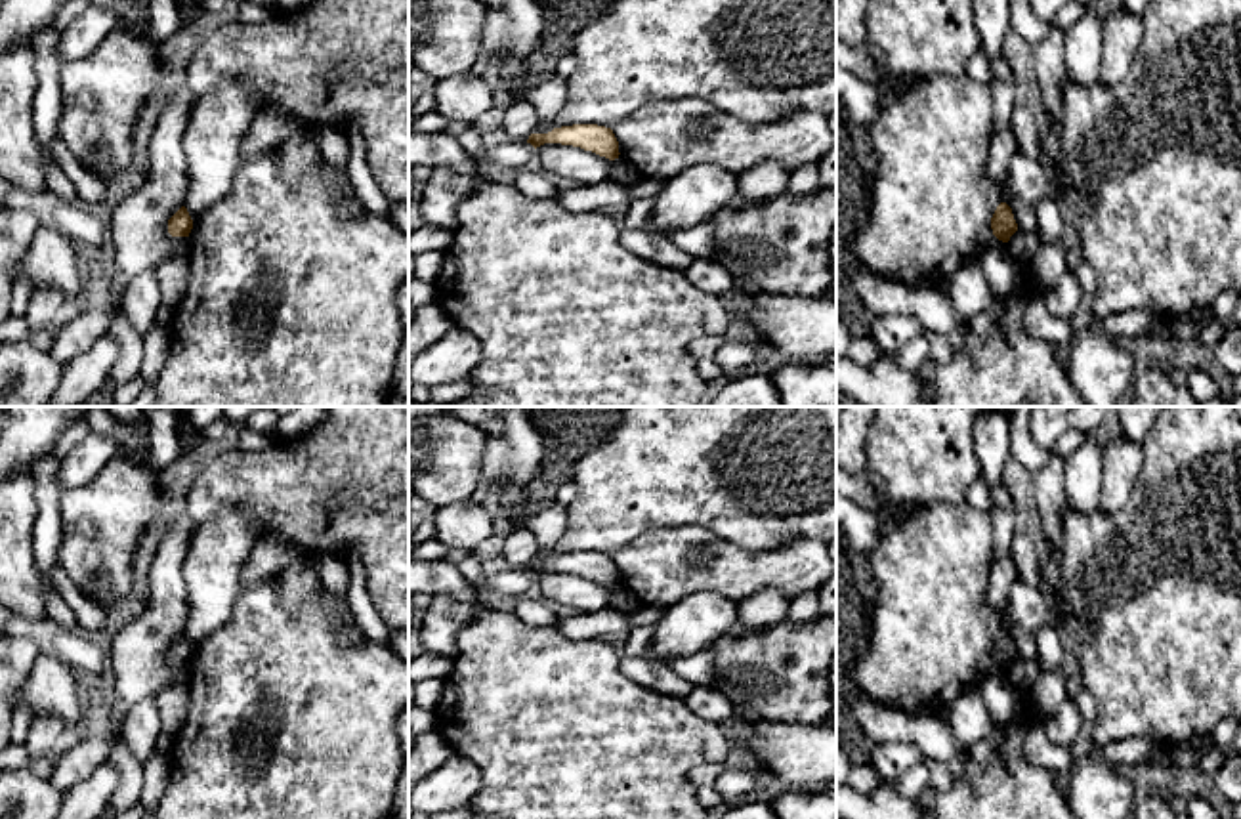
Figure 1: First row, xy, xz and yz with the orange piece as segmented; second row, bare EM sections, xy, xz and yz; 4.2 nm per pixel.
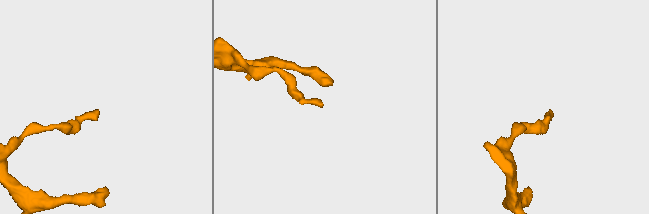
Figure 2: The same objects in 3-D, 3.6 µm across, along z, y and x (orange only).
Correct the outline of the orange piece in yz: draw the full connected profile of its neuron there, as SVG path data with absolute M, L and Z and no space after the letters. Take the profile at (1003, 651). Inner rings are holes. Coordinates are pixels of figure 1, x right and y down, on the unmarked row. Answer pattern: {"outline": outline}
{"outline": "M1000 630L991 645L993 662L1008 670L1010 664L1018 659L1018 651L1014 647L1012 636L1006 630Z"}

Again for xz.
{"outline": "M573 552L554 556L548 561L531 561L527 571L531 571L535 577L544 571L573 573L609 588L615 588L620 582L613 557L598 552Z"}

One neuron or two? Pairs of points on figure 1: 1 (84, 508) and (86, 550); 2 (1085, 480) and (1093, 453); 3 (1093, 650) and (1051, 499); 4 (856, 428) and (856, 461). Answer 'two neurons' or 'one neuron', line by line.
1: one neuron
2: one neuron
3: two neurons
4: one neuron

